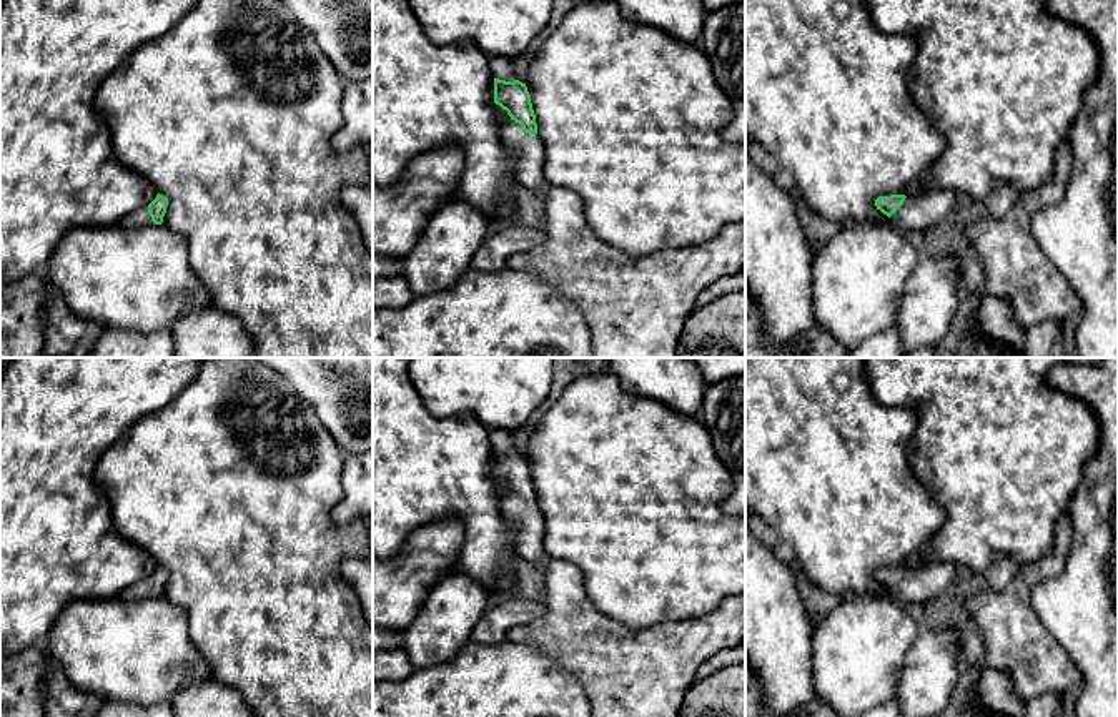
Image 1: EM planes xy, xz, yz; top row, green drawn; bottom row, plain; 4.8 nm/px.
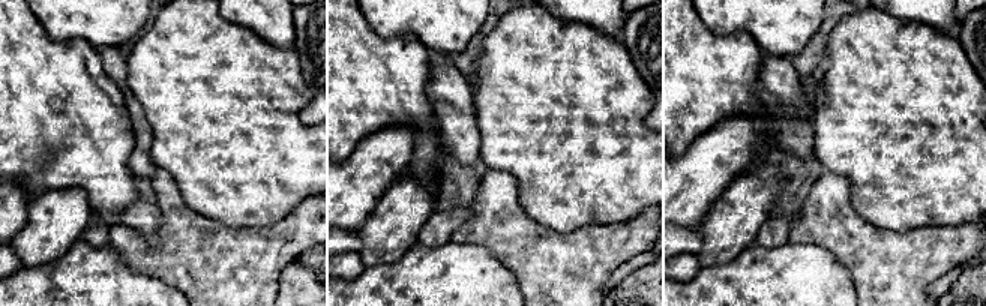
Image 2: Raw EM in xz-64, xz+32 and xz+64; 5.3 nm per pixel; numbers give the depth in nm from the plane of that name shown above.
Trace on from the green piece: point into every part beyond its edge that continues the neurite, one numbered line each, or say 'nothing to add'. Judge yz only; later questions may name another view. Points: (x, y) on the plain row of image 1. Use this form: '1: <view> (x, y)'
1: yz (922, 584)

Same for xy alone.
1: xy (140, 589)

